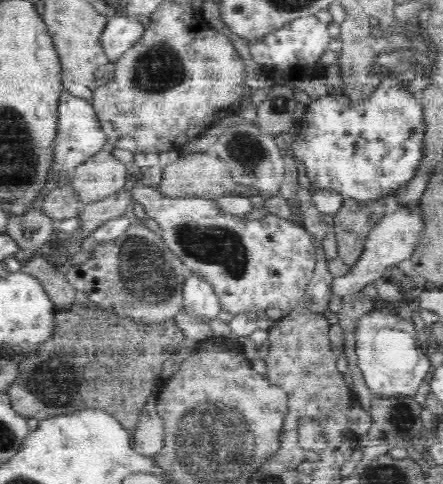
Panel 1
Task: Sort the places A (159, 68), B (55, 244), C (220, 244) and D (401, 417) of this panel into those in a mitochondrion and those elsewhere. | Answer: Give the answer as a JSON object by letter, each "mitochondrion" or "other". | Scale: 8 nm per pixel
{"A":"mitochondrion","B":"other","C":"mitochondrion","D":"mitochondrion"}

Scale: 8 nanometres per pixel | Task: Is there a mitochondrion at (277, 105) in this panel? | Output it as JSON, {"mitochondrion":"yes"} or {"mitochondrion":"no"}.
{"mitochondrion":"yes"}

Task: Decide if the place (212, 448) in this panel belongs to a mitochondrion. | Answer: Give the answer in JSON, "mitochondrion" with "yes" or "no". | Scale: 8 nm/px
{"mitochondrion":"yes"}

